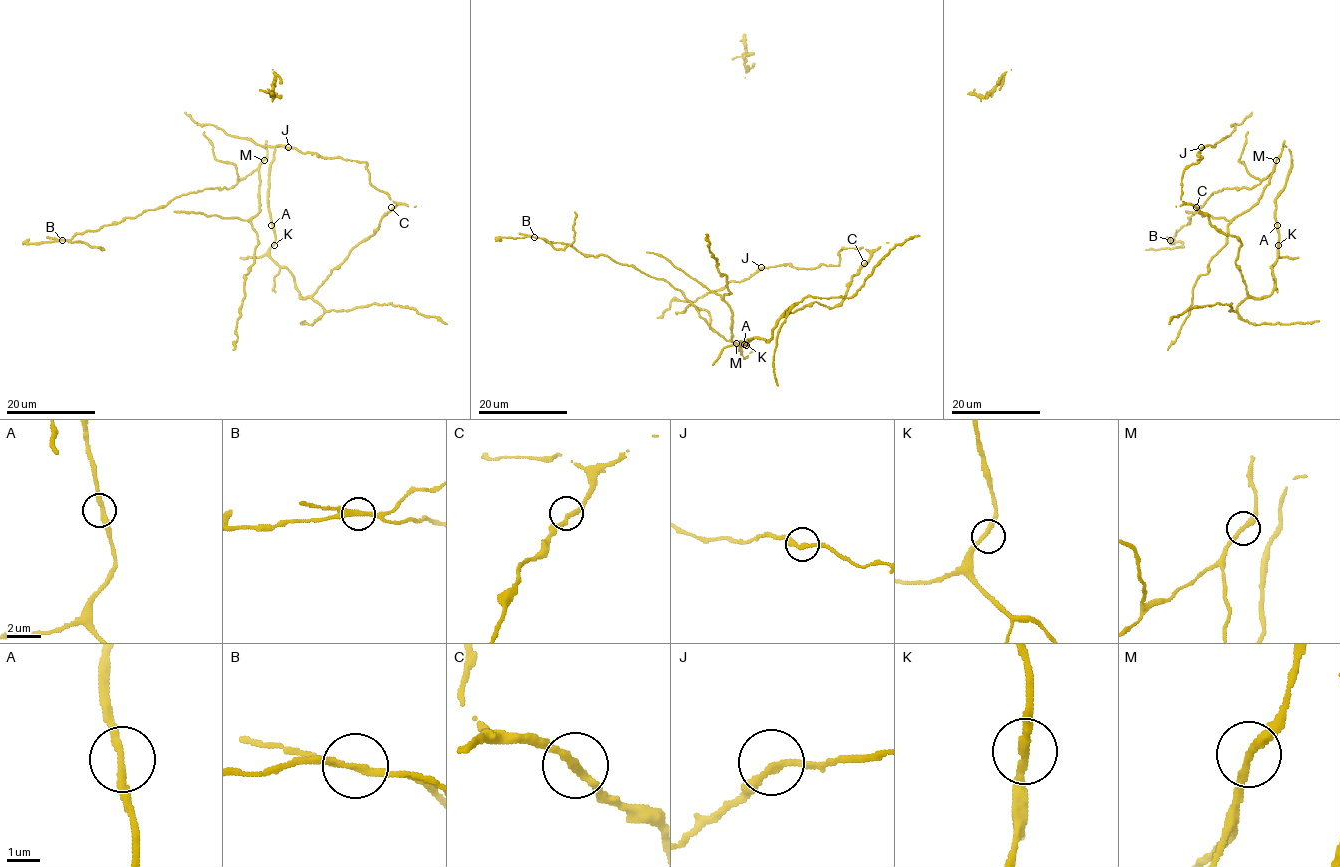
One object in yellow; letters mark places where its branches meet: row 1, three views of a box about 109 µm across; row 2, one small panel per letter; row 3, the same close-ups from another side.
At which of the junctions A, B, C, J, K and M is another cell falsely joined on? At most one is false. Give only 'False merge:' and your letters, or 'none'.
False merge: B

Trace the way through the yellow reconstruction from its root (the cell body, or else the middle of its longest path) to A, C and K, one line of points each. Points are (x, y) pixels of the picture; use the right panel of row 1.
A: (1248, 294), (1254, 298), (1268, 296), (1276, 284), (1272, 265), (1277, 258), (1277, 225)
C: (1248, 294), (1235, 263), (1241, 242), (1235, 236), (1219, 232), (1196, 207)
K: (1248, 294), (1261, 298), (1272, 293), (1276, 284), (1272, 265), (1277, 258), (1278, 245)

